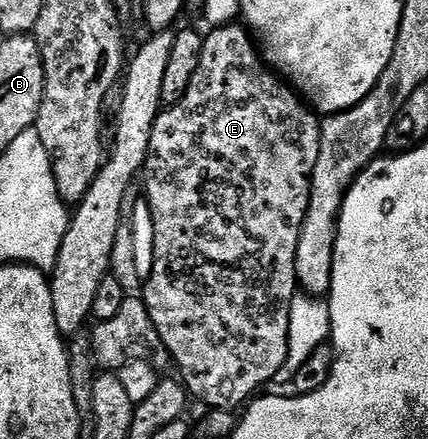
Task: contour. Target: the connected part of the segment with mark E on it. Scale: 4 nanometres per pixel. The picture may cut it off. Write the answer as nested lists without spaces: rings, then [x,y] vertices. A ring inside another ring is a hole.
[[[234,22],[214,27],[210,32],[213,33],[205,36],[199,70],[195,70],[195,78],[191,78],[187,94],[183,94],[178,104],[166,107],[151,130],[151,146],[149,157],[145,159],[143,181],[145,196],[149,199],[149,216],[153,219],[153,265],[147,268],[143,299],[151,314],[151,322],[155,322],[155,330],[159,330],[159,338],[163,338],[163,346],[167,346],[170,361],[175,368],[177,364],[181,371],[179,379],[190,397],[194,401],[202,400],[209,410],[237,410],[250,398],[256,397],[268,380],[276,381],[277,372],[287,358],[289,311],[293,297],[299,292],[295,250],[299,246],[303,218],[309,209],[315,162],[319,162],[321,120],[318,113],[284,79],[278,78],[266,67],[248,27]]]

